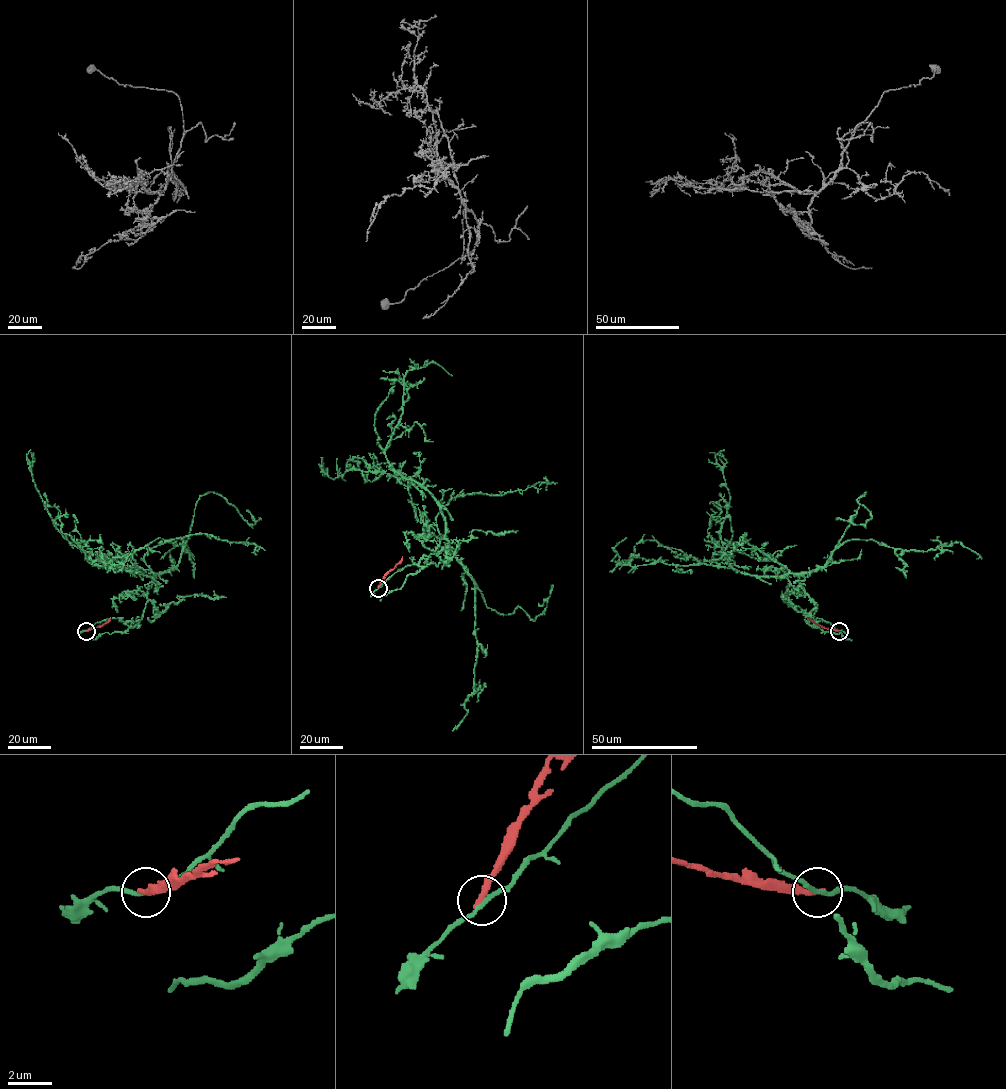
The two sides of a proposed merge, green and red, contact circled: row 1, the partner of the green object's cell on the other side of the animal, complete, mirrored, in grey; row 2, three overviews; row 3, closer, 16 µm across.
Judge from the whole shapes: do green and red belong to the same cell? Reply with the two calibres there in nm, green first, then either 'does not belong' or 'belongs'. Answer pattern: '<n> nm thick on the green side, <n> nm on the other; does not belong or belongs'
180 nm thick on the green side, 280 nm on the other; does not belong

